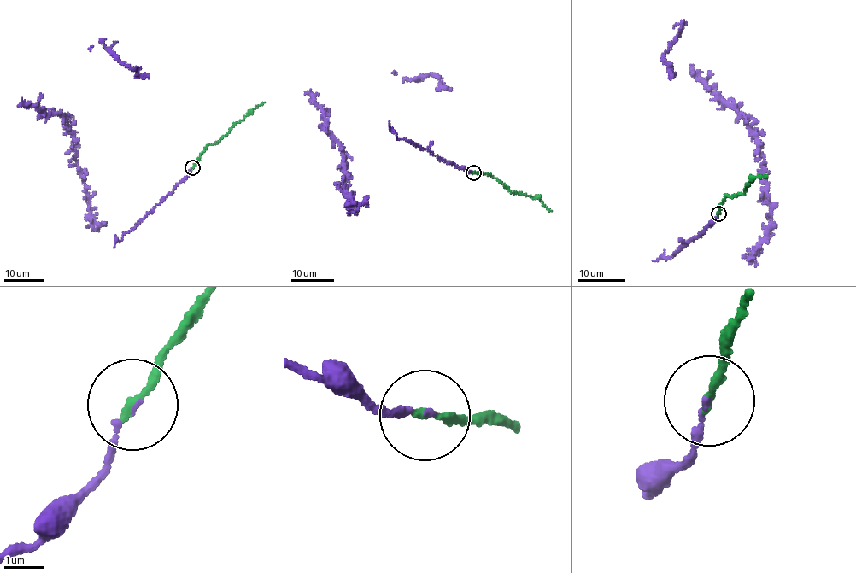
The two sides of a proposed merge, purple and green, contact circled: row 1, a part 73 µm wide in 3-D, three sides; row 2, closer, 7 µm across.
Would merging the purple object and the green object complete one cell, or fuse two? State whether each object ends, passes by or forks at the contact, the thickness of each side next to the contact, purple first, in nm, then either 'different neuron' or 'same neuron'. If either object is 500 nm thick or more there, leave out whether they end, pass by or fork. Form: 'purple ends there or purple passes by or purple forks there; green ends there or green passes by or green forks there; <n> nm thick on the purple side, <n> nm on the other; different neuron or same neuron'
purple ends there; green ends there; 100 nm thick on the purple side, 220 nm on the other; same neuron

